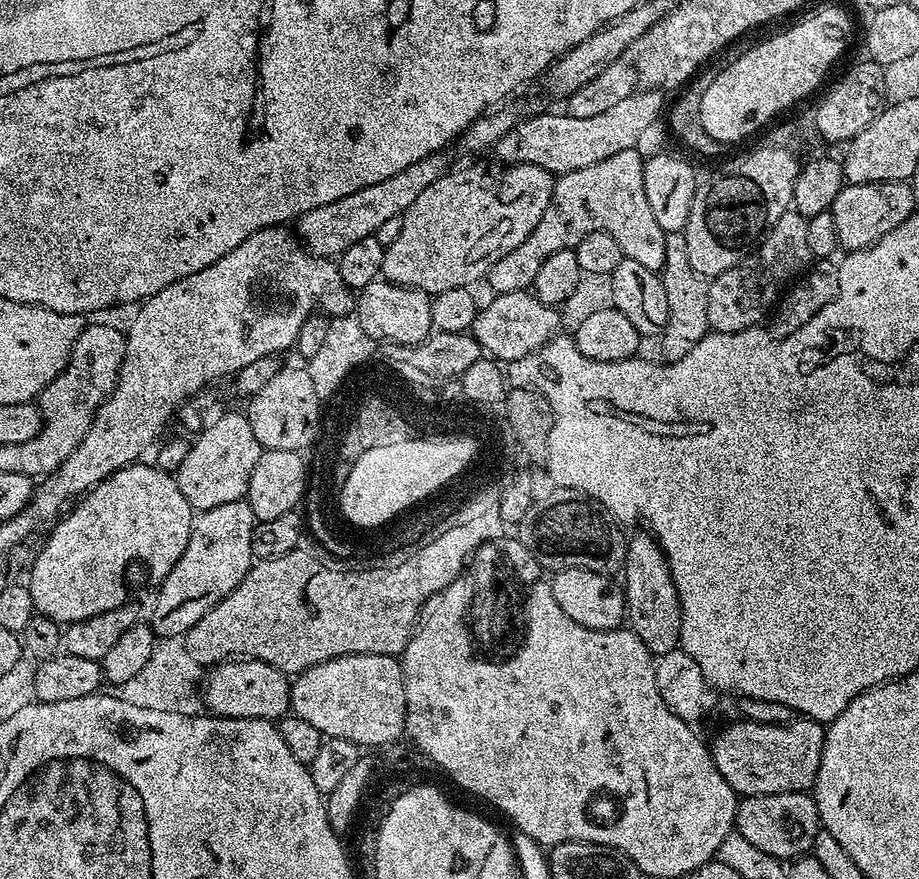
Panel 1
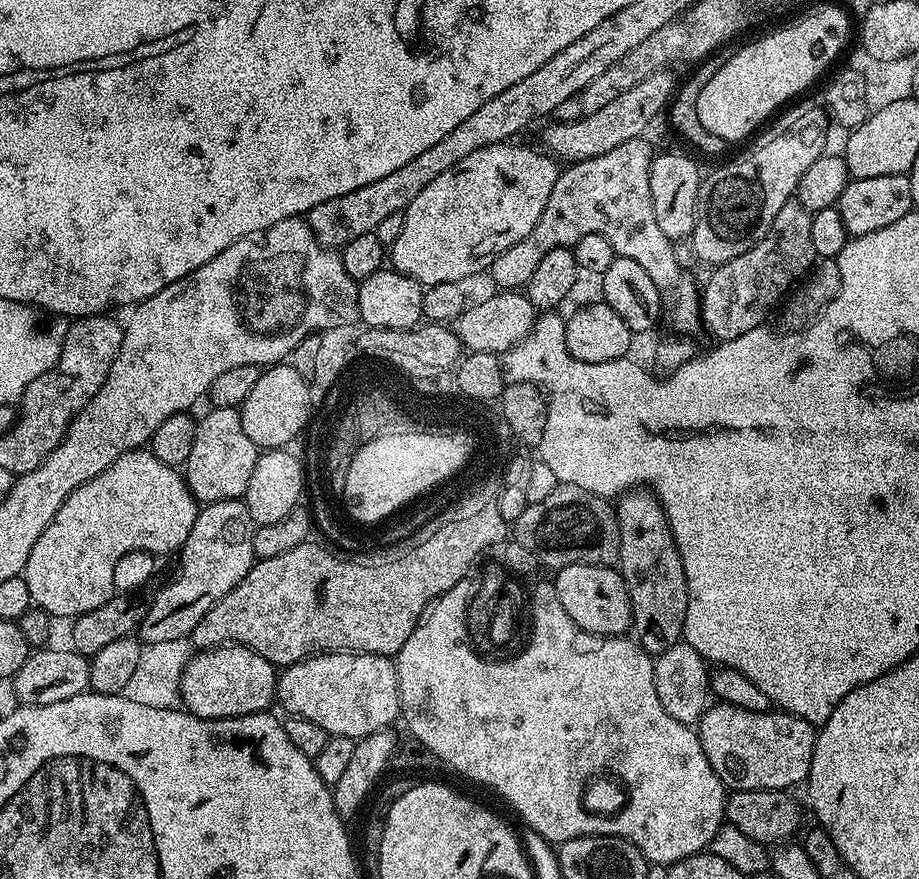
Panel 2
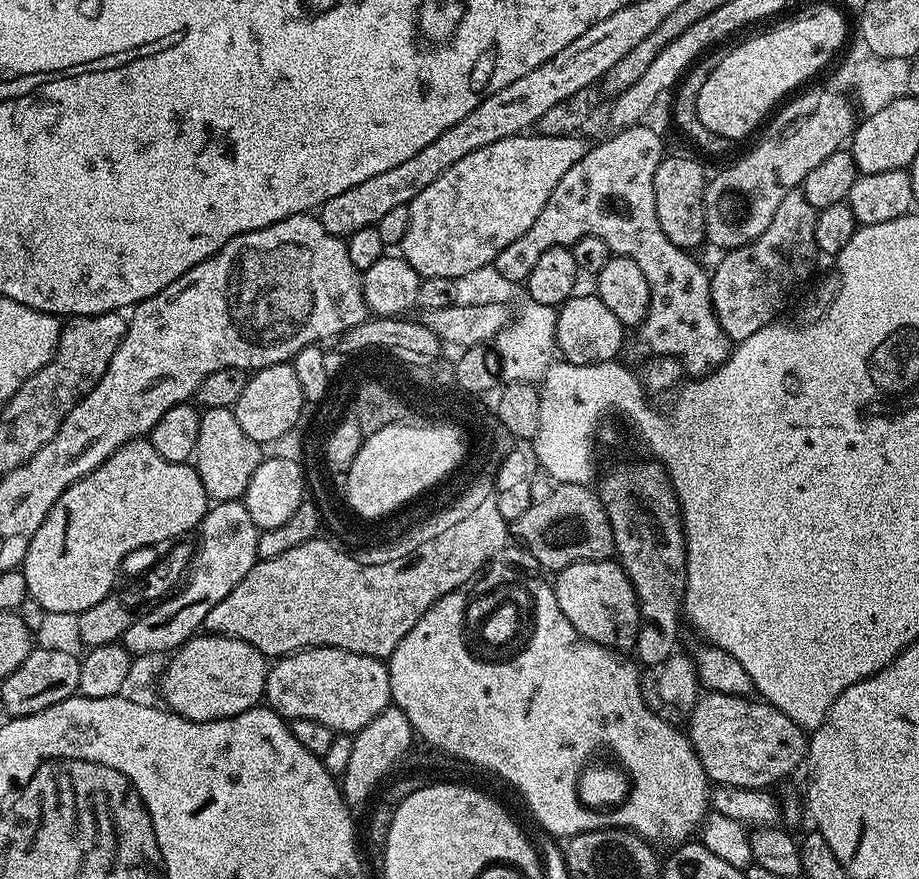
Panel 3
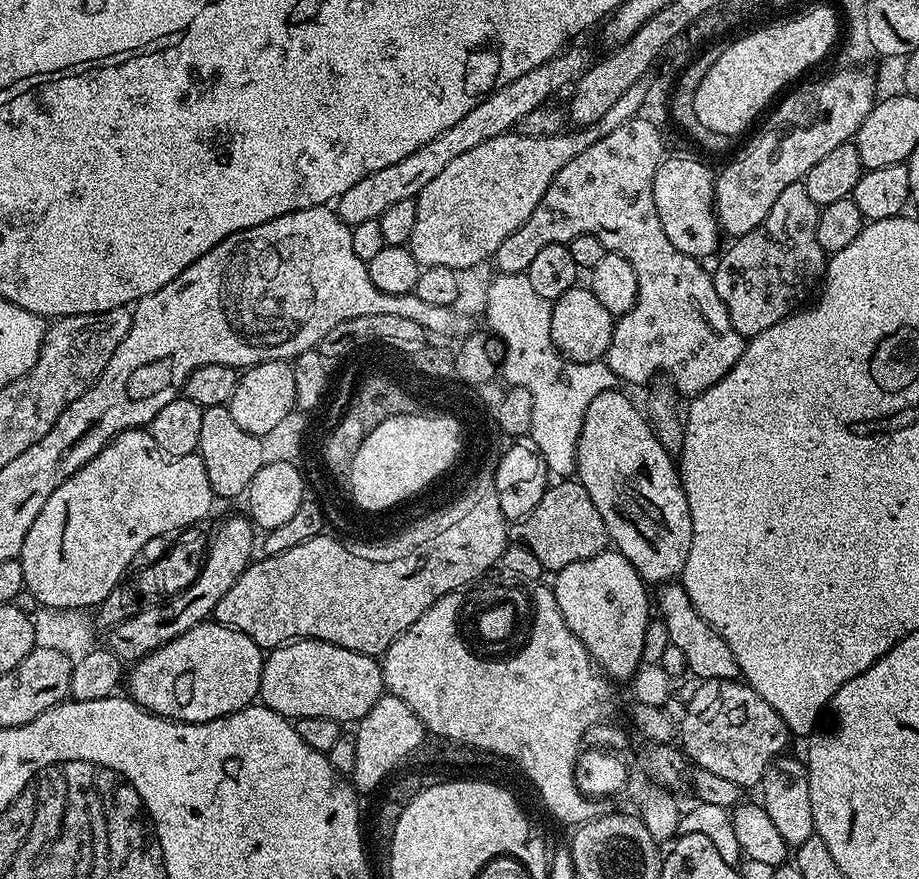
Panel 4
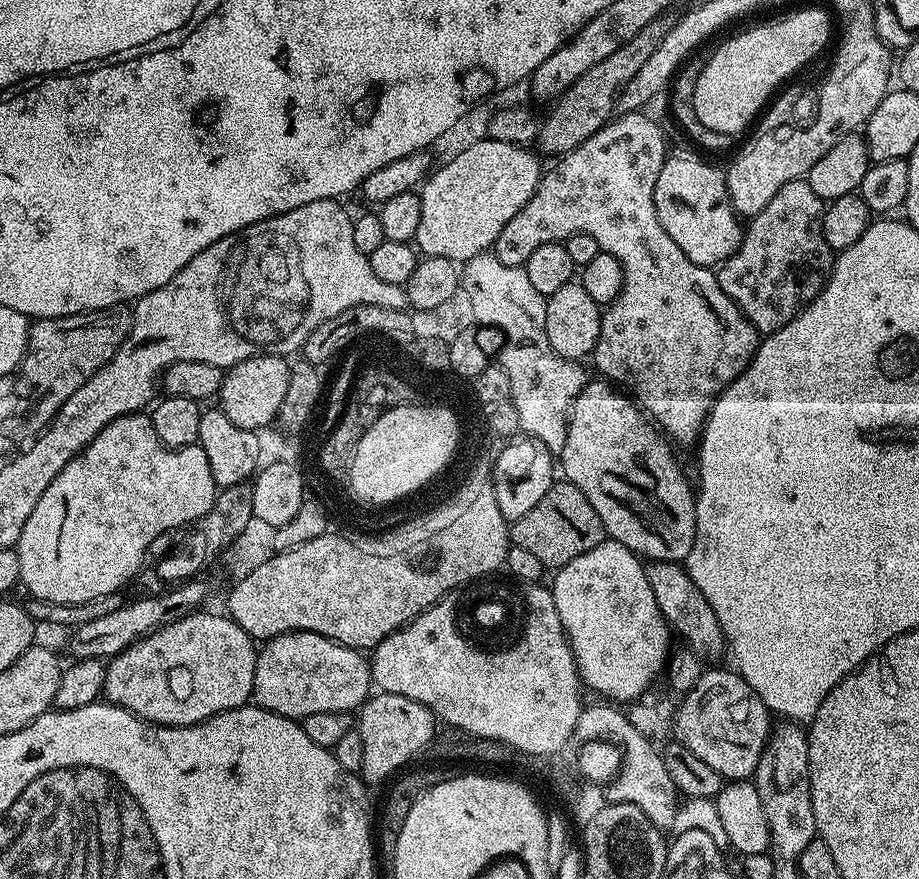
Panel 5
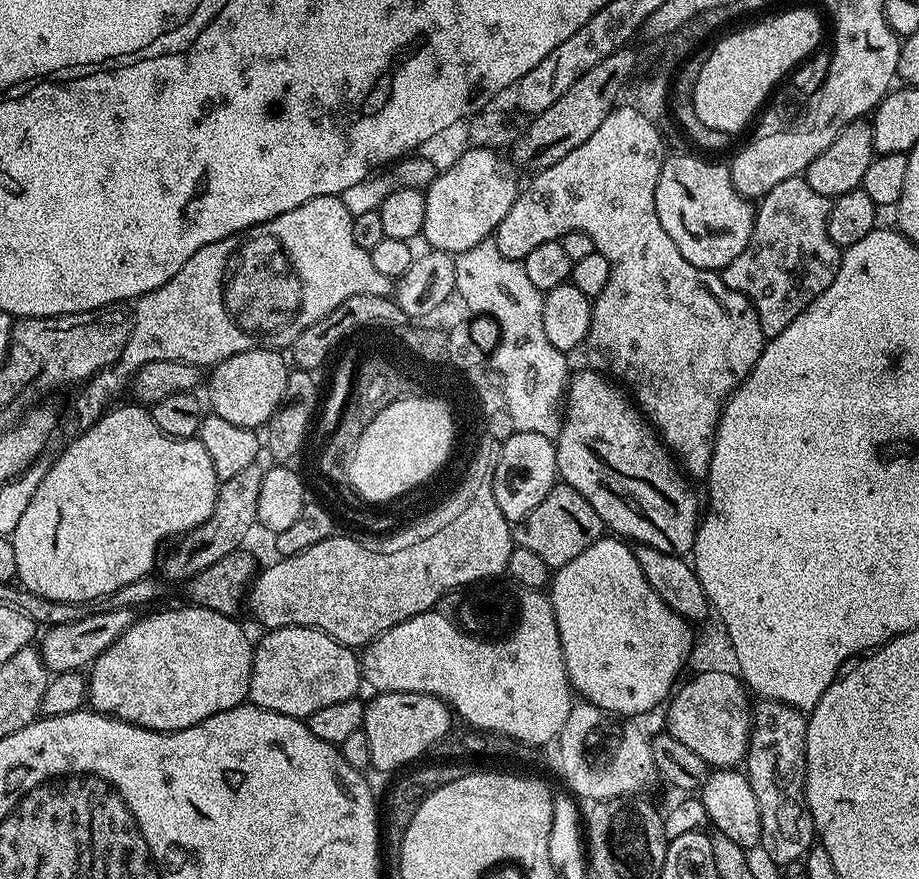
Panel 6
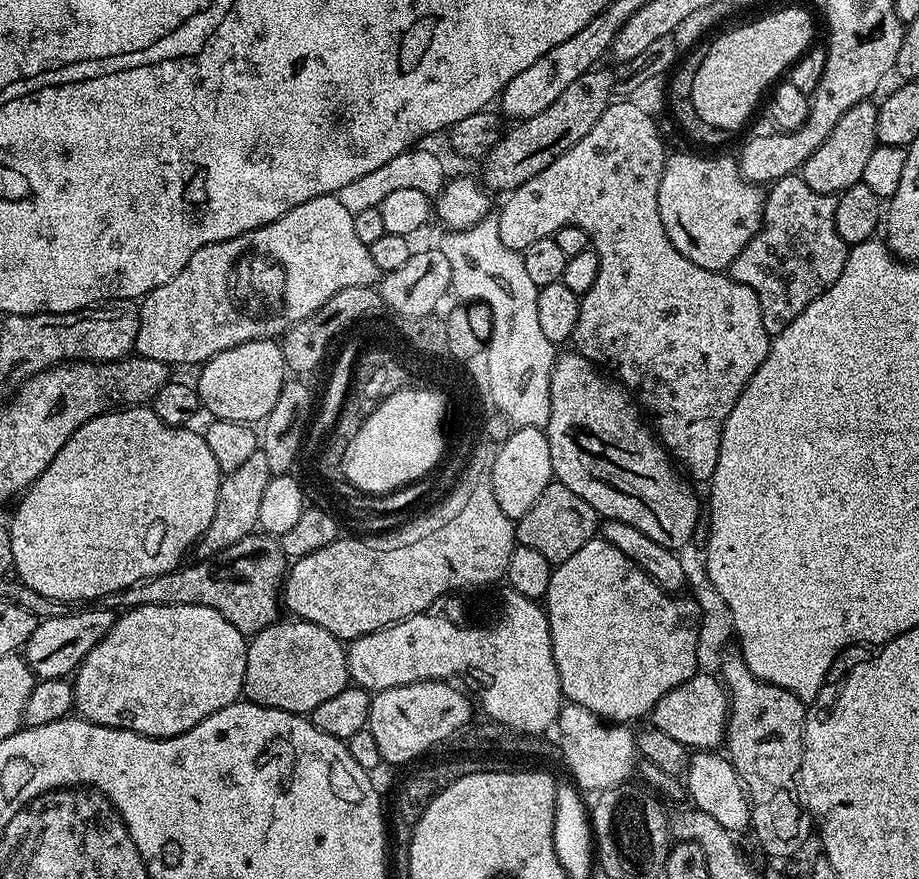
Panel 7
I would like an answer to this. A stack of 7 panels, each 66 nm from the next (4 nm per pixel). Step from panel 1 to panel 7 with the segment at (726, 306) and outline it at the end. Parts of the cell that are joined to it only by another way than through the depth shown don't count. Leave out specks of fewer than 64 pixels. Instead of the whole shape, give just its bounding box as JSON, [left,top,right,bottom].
[730,174,850,338]

